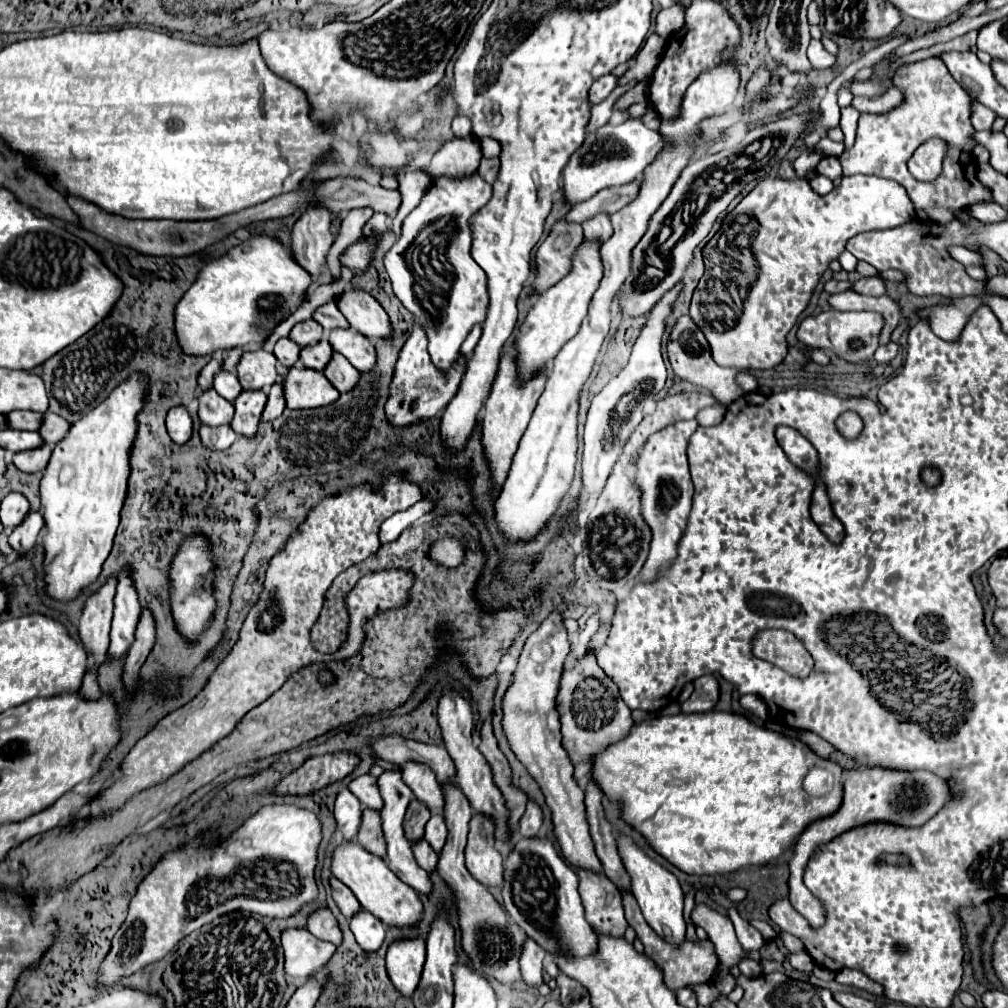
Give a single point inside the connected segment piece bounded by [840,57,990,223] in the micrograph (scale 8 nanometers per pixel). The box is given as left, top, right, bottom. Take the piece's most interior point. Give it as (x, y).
(936, 106)

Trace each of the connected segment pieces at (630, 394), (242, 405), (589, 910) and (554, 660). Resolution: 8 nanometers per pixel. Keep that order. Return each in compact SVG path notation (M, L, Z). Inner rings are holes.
M676 285L674 291L666 293L662 297L662 301L658 301L658 305L650 311L650 319L648 319L646 327L642 329L640 337L634 343L628 365L618 373L616 379L612 379L592 399L592 405L588 409L586 429L584 429L584 461L582 461L582 467L584 467L584 489L582 489L582 493L586 495L588 509L592 509L590 495L600 493L600 489L606 483L606 477L612 471L612 465L616 463L616 459L620 455L622 445L628 439L630 429L638 423L638 421L632 421L634 413L640 413L638 409L644 405L644 399L654 397L664 387L666 365L664 365L662 355L660 355L660 337L662 337L662 331L664 331L664 319L672 311L672 303L678 295L678 289L680 289L680 285Z
M242 391L234 401L236 413L234 413L234 419L230 423L232 429L240 435L254 437L264 405L266 405L264 391Z
M578 871L580 877L580 895L586 911L586 921L594 929L594 933L608 937L624 937L628 929L628 921L624 917L624 905L620 891L614 883L604 875L590 875L586 871Z
M552 611L546 621L528 637L518 667L512 675L512 683L502 697L502 729L510 743L510 749L518 761L528 769L538 787L544 793L546 805L552 811L554 837L562 849L564 859L574 869L586 869L590 873L602 873L602 863L596 855L594 841L590 837L590 827L586 821L584 791L574 779L574 763L570 761L566 749L562 747L560 715L556 709L556 695L560 691L562 667L568 655L568 631L564 627L564 617L560 611Z

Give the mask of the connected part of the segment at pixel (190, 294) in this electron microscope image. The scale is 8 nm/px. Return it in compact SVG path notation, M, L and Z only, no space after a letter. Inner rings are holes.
M256 235L232 247L228 253L210 259L198 273L194 285L180 299L180 303L176 305L176 333L180 347L190 355L208 355L218 349L242 347L250 341L264 343L270 331L300 307L310 283L310 273L306 273L306 269L302 269L302 265L294 259L290 247L286 247L276 237Z

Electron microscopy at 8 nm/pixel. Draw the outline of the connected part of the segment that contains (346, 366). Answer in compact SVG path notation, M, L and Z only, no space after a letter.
M336 351L332 353L330 363L324 367L322 373L340 393L350 391L358 383L358 369L354 369L350 361L346 361L346 357L342 357Z

